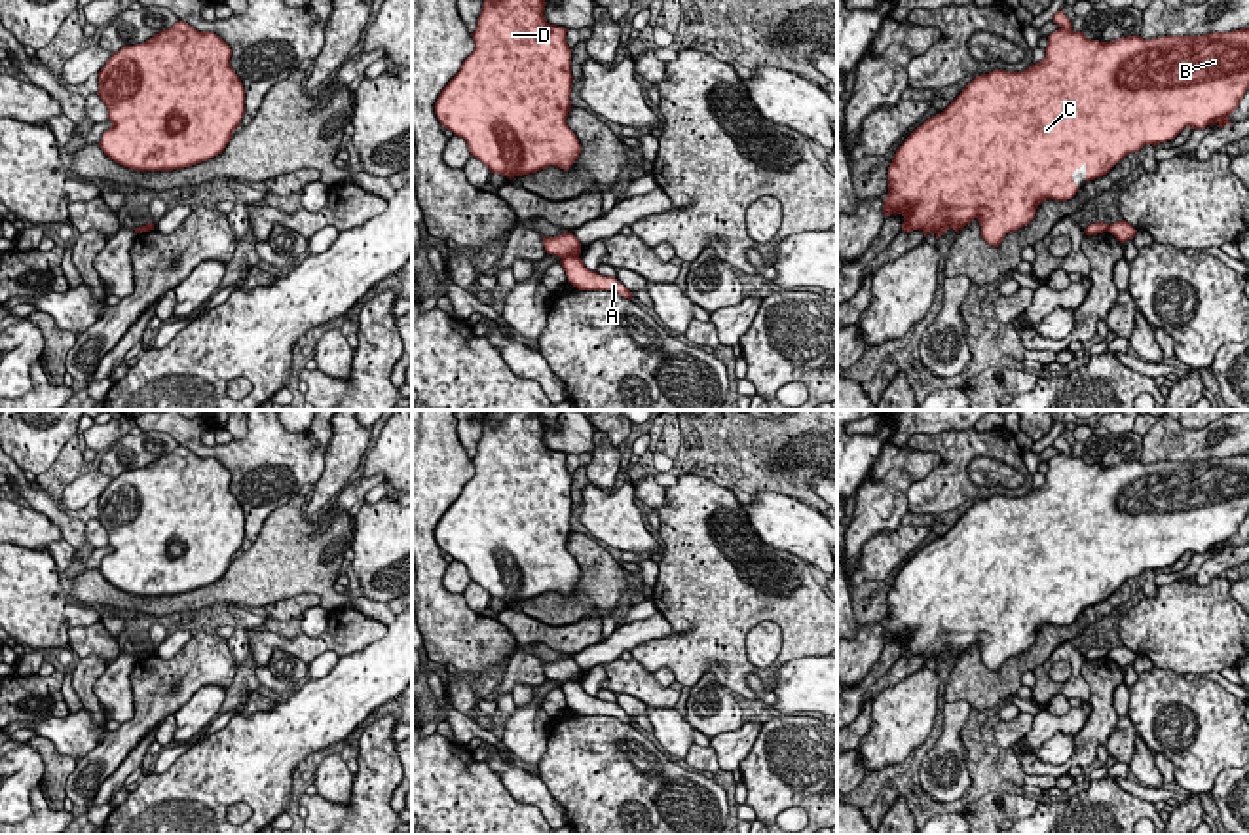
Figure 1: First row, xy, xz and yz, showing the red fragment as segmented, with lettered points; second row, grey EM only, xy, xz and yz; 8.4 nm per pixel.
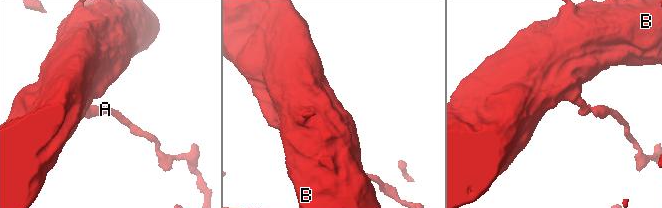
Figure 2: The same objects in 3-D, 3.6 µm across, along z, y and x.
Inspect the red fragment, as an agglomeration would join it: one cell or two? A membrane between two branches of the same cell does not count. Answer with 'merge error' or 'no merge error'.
merge error

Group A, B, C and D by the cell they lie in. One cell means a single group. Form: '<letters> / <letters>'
A / B C D

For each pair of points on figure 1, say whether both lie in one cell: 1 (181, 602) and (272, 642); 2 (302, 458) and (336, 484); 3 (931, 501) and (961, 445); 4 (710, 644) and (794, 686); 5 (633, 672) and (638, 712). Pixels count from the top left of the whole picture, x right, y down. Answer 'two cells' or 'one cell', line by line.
1: two cells
2: two cells
3: one cell
4: two cells
5: two cells

